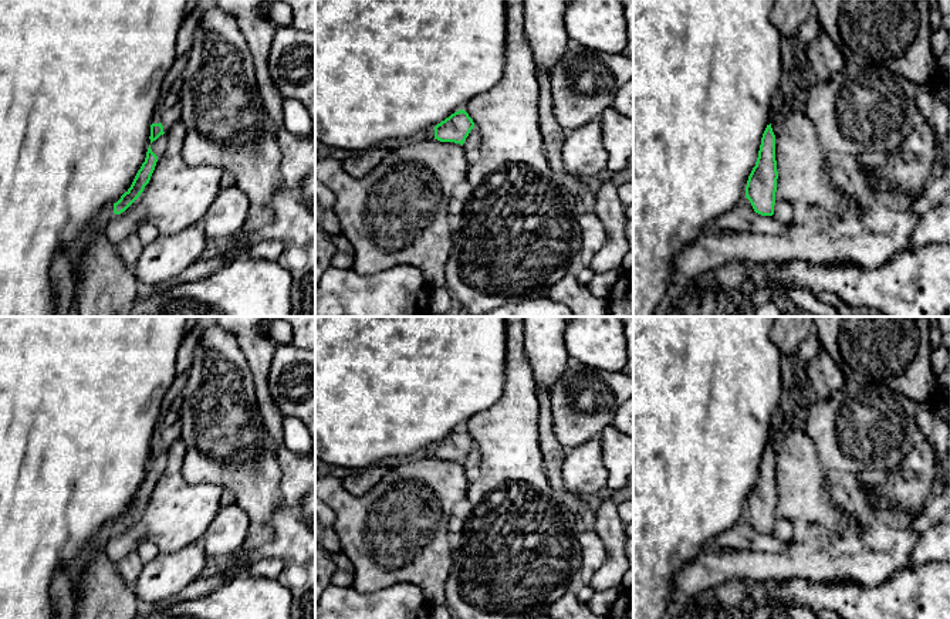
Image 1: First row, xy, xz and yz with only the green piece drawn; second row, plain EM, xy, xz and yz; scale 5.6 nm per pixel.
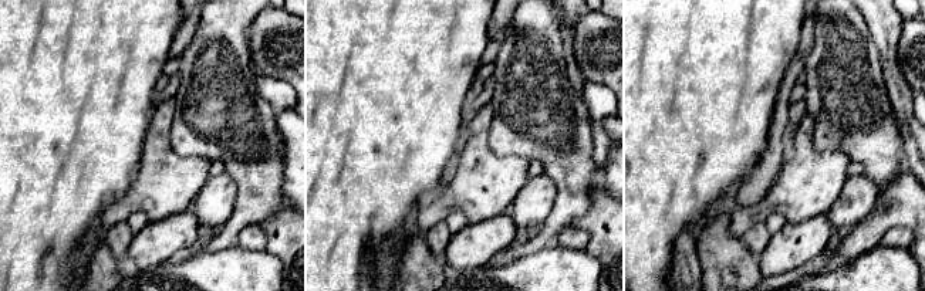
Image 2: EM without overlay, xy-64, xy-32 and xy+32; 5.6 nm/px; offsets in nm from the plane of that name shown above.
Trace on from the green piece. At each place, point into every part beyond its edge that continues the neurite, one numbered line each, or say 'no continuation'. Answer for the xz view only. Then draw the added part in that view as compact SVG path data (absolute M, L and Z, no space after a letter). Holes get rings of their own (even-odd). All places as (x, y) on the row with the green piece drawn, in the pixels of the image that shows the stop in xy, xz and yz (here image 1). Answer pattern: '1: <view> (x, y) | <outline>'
no continuation

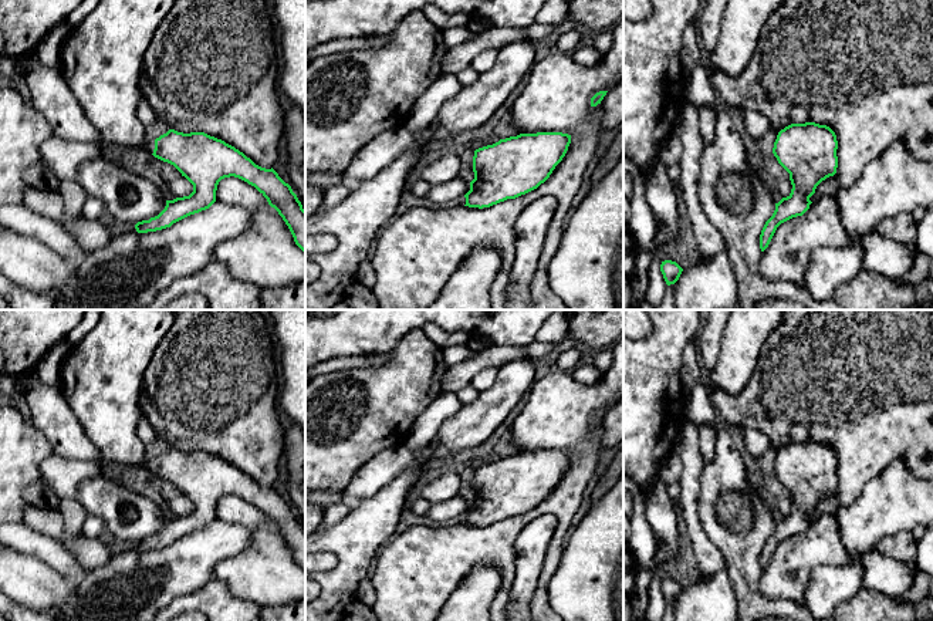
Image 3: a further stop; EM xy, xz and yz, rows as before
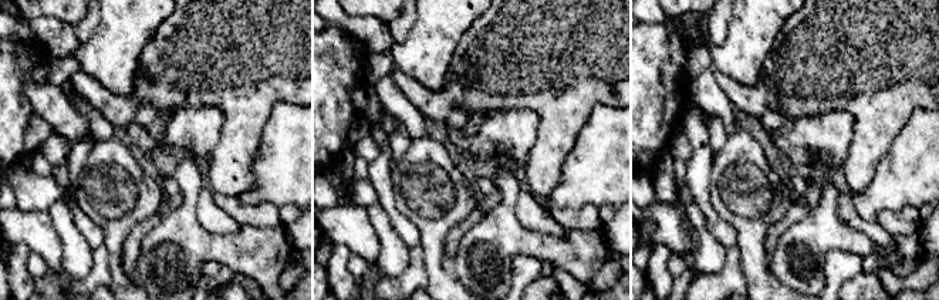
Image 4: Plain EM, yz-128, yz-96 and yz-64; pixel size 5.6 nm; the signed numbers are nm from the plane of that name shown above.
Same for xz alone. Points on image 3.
no continuation

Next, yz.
no continuation

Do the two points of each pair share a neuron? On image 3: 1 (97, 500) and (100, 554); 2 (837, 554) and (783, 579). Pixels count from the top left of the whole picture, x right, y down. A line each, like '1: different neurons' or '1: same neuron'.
1: different neurons
2: same neuron

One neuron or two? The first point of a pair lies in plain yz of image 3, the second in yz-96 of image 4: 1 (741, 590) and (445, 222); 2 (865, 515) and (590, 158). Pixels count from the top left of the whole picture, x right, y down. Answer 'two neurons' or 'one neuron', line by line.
1: one neuron
2: one neuron

